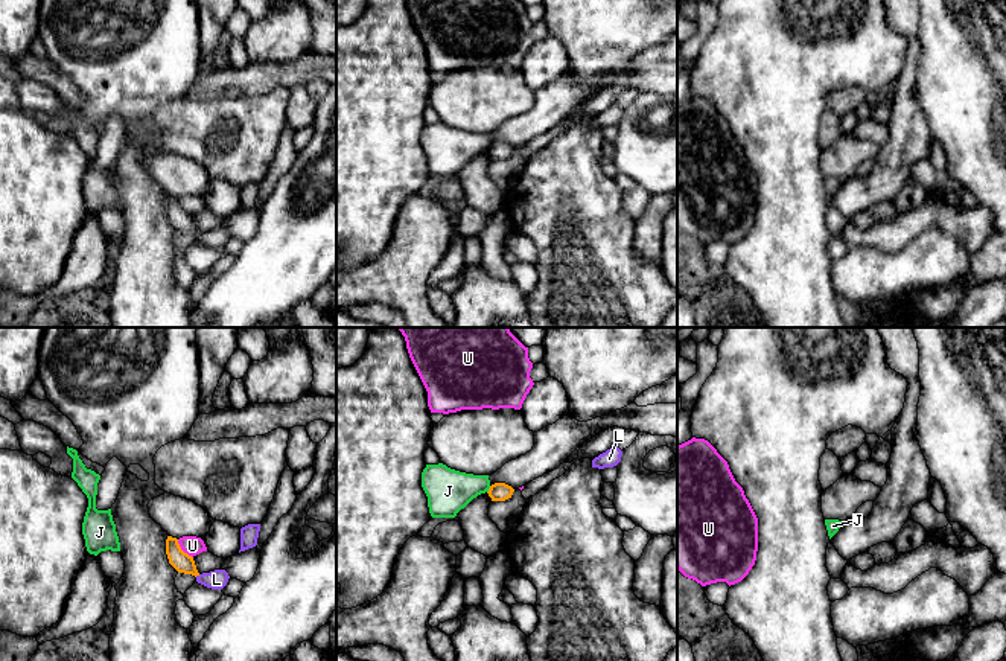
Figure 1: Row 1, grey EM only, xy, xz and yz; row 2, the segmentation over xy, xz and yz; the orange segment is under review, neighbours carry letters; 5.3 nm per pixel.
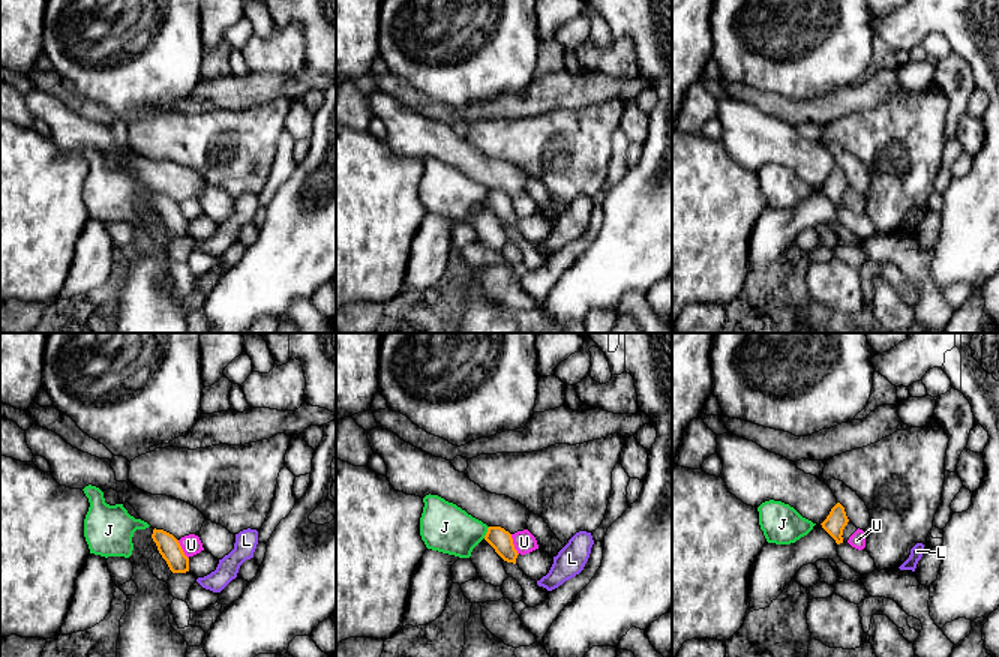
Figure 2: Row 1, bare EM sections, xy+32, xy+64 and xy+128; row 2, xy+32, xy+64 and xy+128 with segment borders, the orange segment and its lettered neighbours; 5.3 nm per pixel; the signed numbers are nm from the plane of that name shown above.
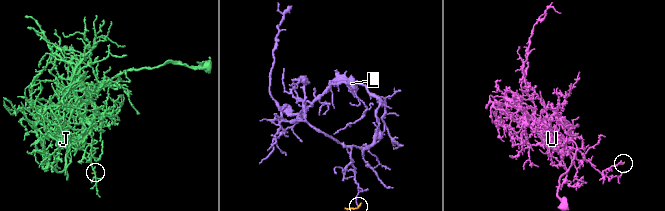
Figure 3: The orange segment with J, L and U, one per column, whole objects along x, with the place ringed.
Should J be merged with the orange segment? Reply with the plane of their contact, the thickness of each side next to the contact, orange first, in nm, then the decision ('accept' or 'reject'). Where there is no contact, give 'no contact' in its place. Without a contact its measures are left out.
contact in xz; calibres 100 and 240 nm; reject

